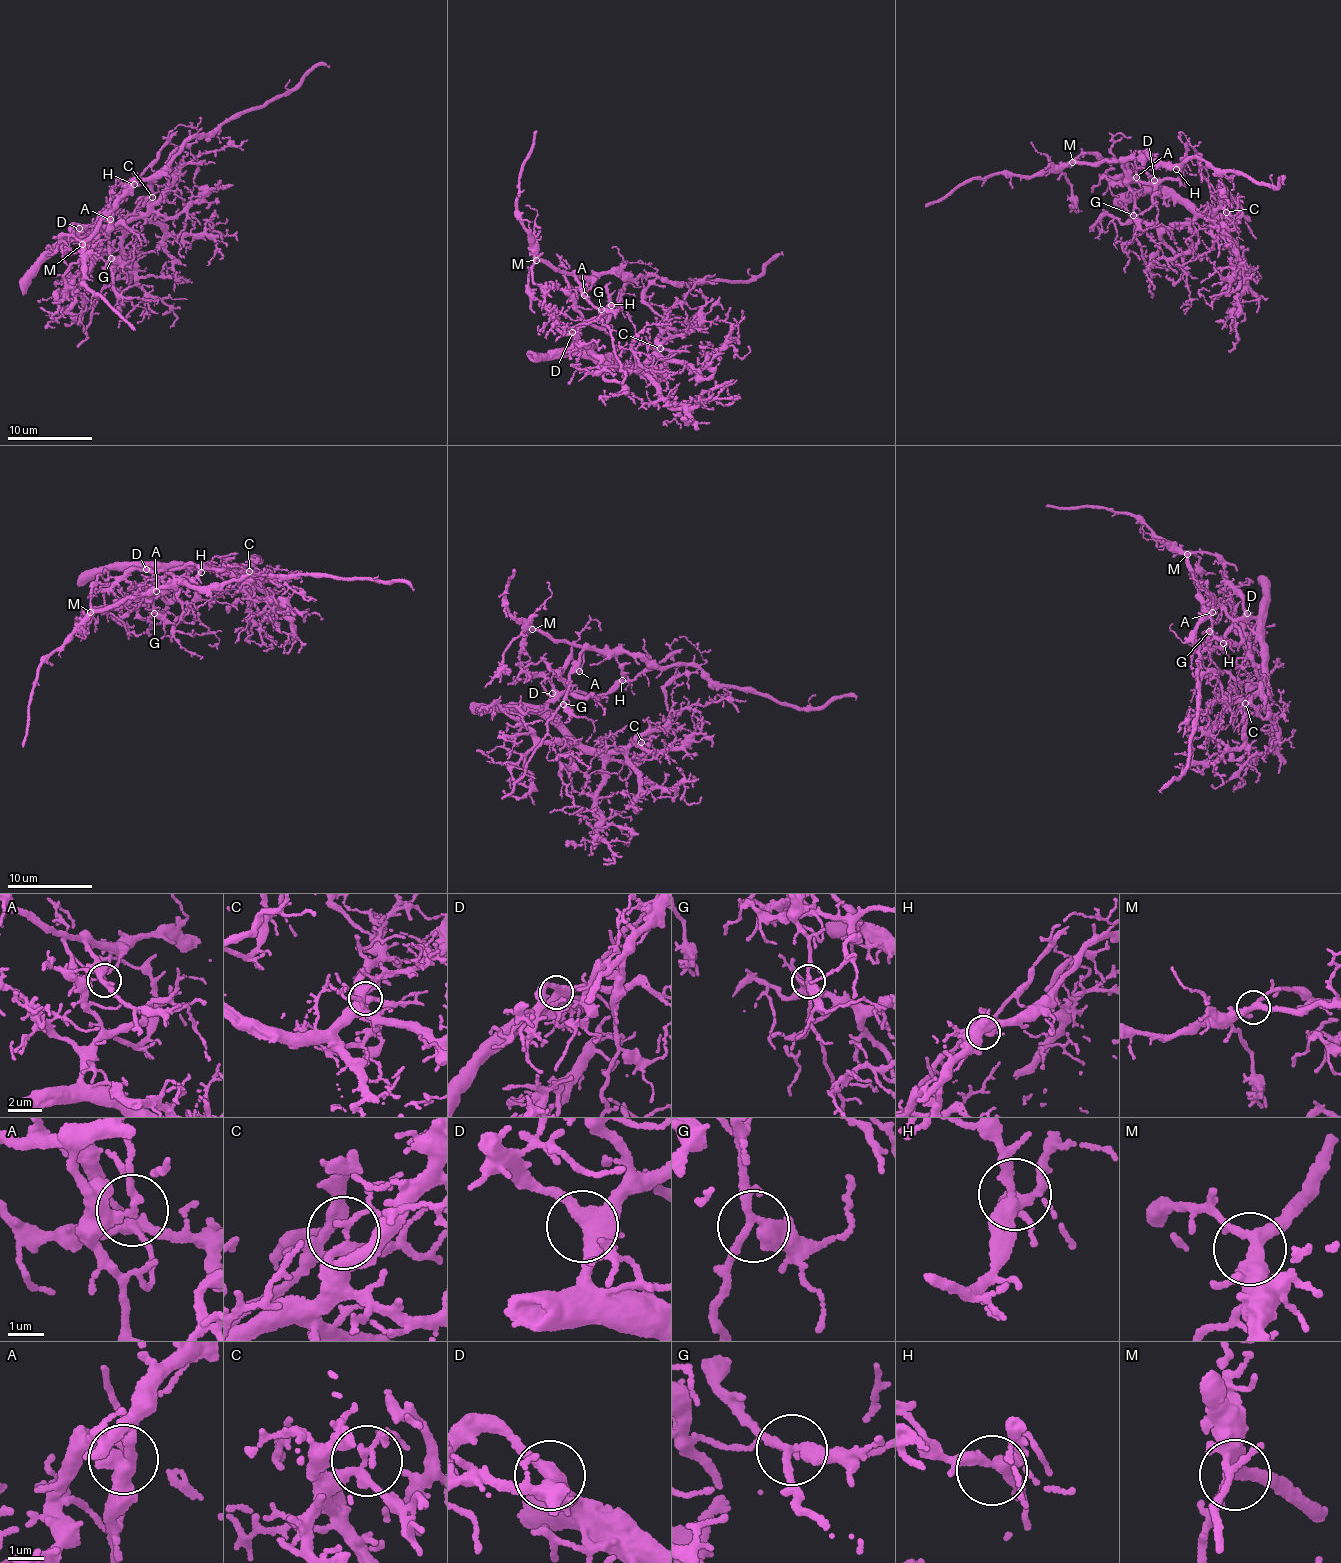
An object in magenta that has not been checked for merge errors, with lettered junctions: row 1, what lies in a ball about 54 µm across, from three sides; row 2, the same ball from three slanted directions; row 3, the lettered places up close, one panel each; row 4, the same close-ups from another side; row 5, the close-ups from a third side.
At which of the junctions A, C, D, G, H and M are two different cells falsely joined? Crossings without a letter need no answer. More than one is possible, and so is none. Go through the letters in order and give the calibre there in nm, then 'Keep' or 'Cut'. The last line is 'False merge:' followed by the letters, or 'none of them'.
A: Thickness 200 nm. Cut
C: Thickness 200 nm. Keep
D: Thickness 420 nm. Keep
G: Thickness 240 nm. Keep
H: Thickness 320 nm. Keep
M: Thickness 320 nm. Keep
False merge: A

